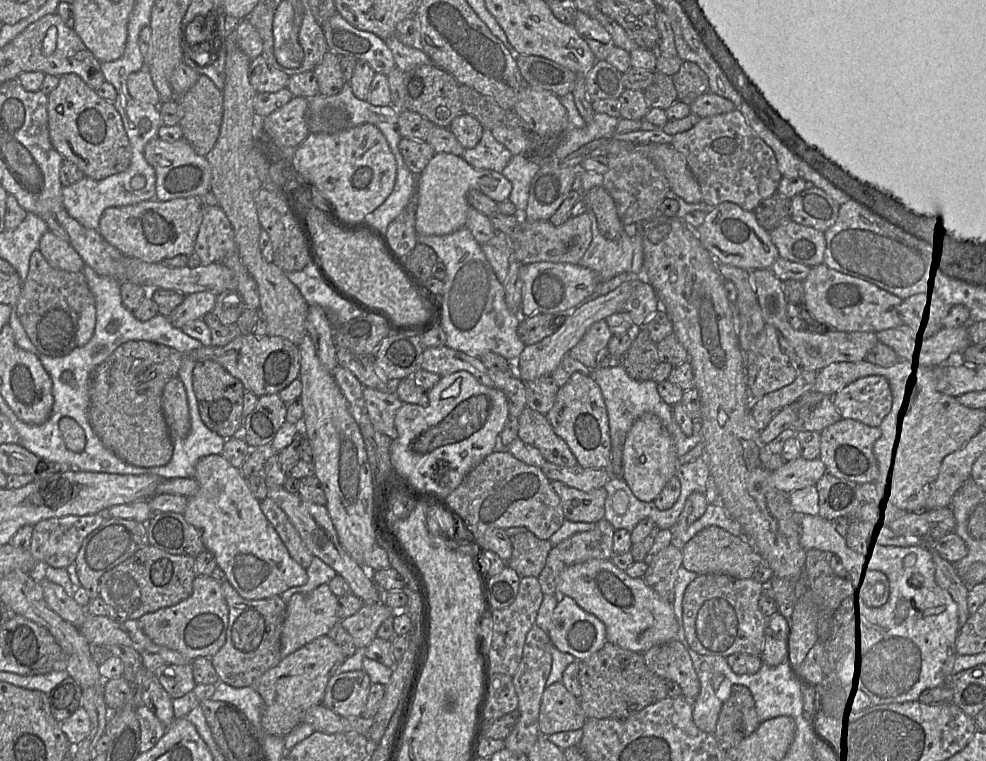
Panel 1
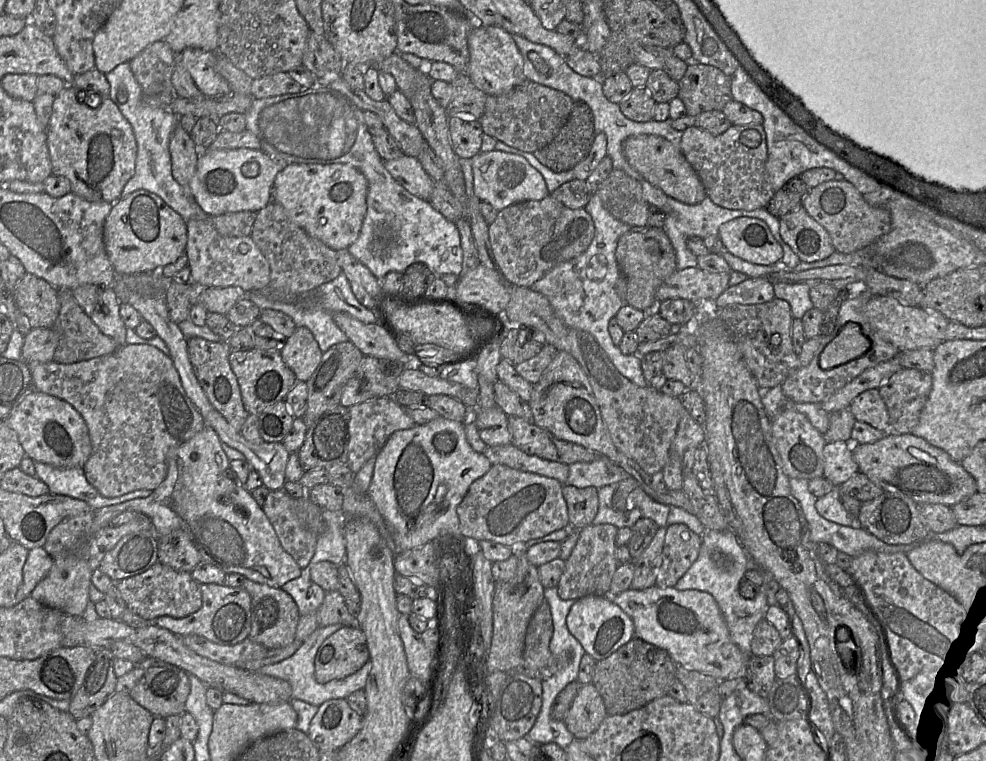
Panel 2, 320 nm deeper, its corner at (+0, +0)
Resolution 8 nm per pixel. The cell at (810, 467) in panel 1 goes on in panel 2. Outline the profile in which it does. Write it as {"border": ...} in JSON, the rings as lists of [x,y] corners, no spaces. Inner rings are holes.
{"border":[[[848,442],[825,443],[823,457],[824,469],[822,477],[834,486],[840,485],[858,472],[858,466],[852,456],[851,444]]]}

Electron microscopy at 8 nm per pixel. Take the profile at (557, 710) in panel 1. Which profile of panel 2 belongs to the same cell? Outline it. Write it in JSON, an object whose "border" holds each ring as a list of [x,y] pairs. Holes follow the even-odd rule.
{"border":[[[590,683],[581,686],[563,721],[575,739],[584,740],[599,728],[607,716],[601,695]]]}

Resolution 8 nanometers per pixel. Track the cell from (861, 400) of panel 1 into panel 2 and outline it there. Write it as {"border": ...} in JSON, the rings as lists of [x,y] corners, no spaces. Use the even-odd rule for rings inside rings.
{"border":[[[869,389],[858,394],[850,402],[847,410],[856,421],[865,422],[880,431],[887,428],[887,407],[877,389]]]}

